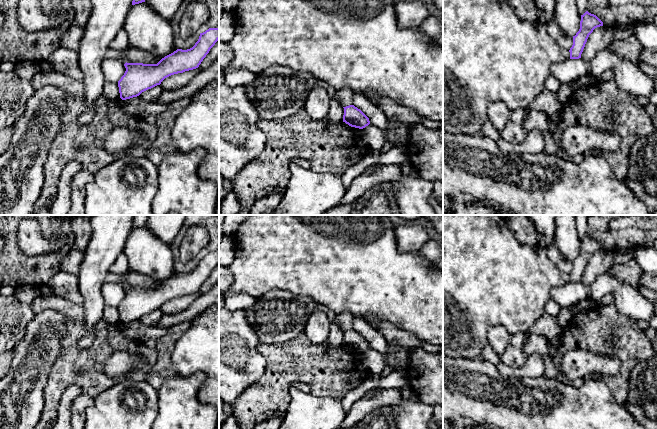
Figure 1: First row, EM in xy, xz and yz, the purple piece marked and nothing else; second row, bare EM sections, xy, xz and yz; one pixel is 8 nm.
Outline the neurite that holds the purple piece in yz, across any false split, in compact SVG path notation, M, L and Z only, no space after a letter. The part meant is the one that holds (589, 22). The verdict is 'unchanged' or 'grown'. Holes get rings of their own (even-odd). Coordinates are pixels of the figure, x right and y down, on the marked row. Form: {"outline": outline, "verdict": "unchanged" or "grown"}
{"outline": "M586 11L581 15L580 29L573 36L573 45L570 48L570 59L579 59L587 42L589 35L597 27L603 26L603 22L594 14Z", "verdict": "unchanged"}

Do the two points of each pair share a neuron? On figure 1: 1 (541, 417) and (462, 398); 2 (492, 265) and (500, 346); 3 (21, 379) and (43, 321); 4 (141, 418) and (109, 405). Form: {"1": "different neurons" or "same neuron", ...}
{"1": "same neuron", "2": "different neurons", "3": "same neuron", "4": "same neuron"}

